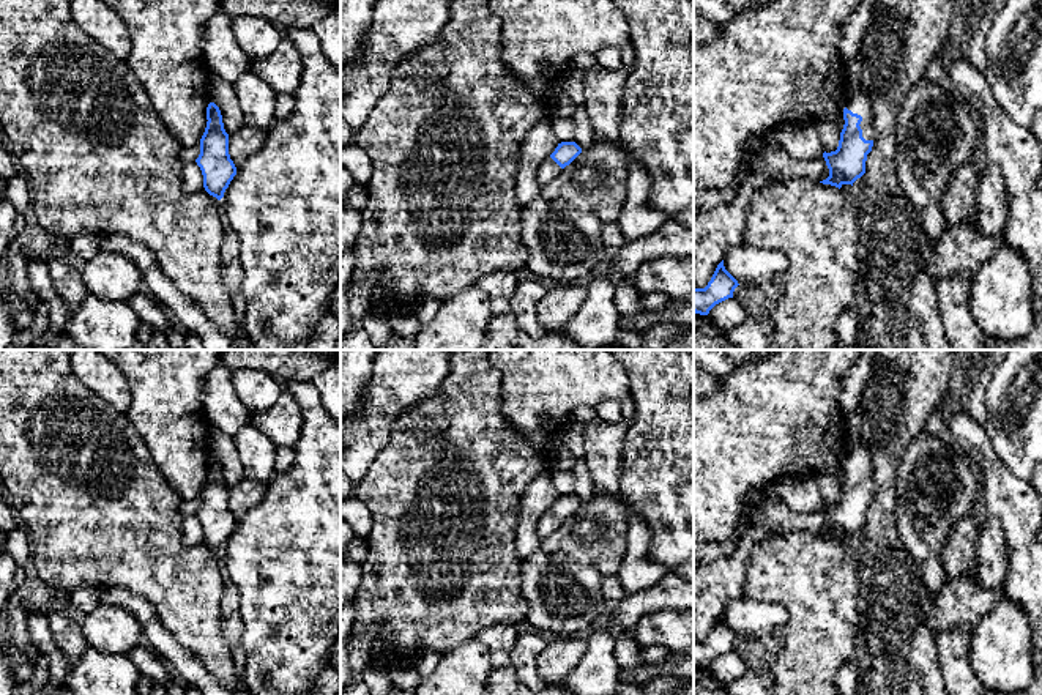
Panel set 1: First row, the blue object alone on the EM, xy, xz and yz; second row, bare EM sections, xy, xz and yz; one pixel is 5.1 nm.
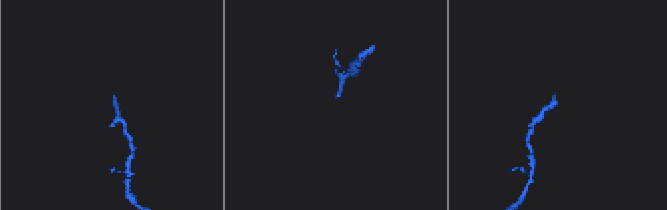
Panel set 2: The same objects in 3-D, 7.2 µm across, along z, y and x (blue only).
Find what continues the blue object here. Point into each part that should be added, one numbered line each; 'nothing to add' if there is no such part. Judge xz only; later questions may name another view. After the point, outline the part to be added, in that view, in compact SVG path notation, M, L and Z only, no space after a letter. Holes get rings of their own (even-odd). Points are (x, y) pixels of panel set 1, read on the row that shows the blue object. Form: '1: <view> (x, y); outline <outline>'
1: xz (549, 169); outline M549 156L538 170L538 183L541 186L553 181L560 173L561 173L561 167Z

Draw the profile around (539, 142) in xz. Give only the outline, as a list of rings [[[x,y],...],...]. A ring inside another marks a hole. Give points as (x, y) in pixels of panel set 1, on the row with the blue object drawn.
[[[545,115],[525,136],[520,145],[519,172],[515,199],[520,206],[541,197],[541,184],[538,183],[539,165],[555,151],[558,140],[550,128],[550,118]]]

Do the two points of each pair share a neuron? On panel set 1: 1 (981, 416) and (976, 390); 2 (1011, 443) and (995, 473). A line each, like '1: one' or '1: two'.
1: one
2: two

